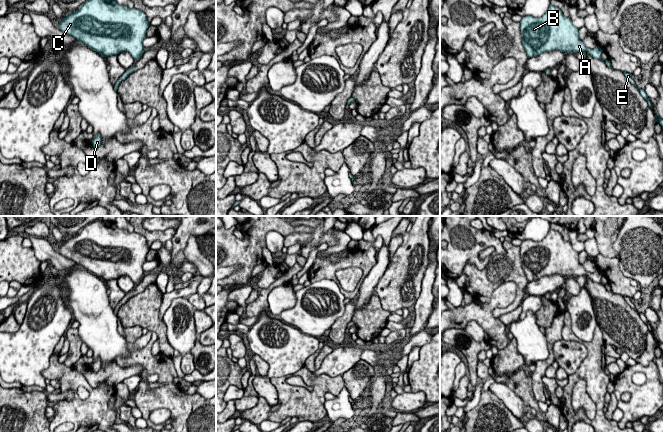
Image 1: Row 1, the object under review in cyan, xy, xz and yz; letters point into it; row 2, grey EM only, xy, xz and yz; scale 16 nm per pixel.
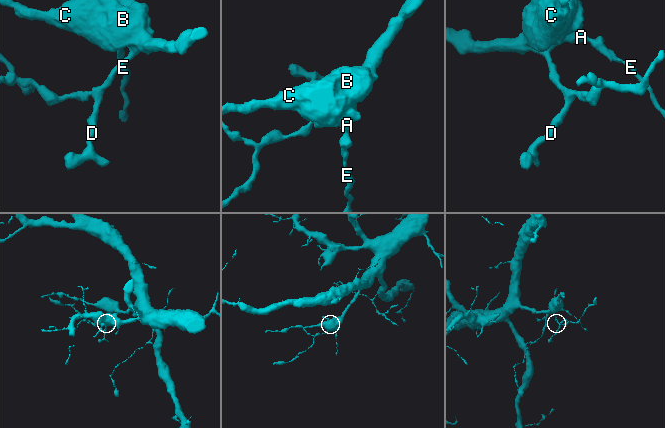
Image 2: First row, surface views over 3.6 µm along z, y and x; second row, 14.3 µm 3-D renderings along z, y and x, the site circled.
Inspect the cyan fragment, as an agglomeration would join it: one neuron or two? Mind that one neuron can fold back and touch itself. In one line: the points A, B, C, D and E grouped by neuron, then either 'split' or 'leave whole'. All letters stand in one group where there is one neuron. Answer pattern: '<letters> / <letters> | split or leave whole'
A B C D E | leave whole

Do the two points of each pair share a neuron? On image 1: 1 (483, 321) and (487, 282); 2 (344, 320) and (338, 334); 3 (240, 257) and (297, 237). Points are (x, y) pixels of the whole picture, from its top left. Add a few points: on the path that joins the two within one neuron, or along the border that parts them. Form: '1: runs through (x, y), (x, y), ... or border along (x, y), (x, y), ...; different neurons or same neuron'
1: border along (500, 284), (492, 292), (491, 299), (482, 303); different neurons
2: runs through (341, 323), (338, 331); same neuron
3: border along (307, 232), (292, 232), (284, 237); different neurons

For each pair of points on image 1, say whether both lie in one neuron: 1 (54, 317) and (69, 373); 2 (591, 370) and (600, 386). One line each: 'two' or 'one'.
1: two
2: one

